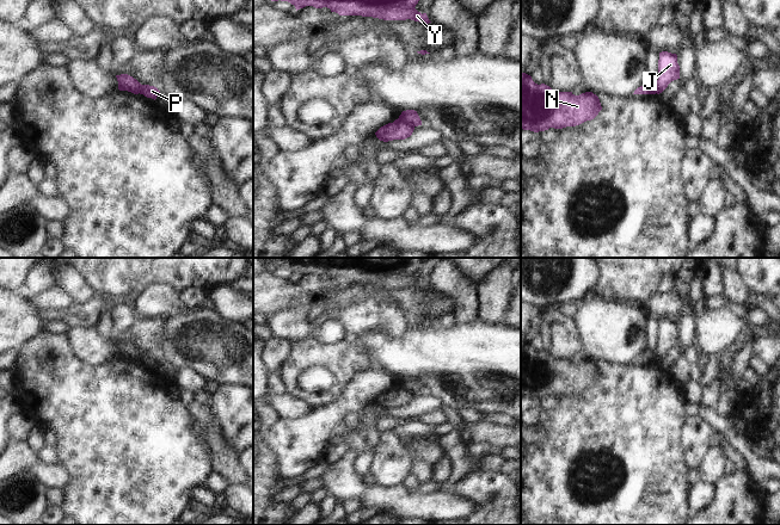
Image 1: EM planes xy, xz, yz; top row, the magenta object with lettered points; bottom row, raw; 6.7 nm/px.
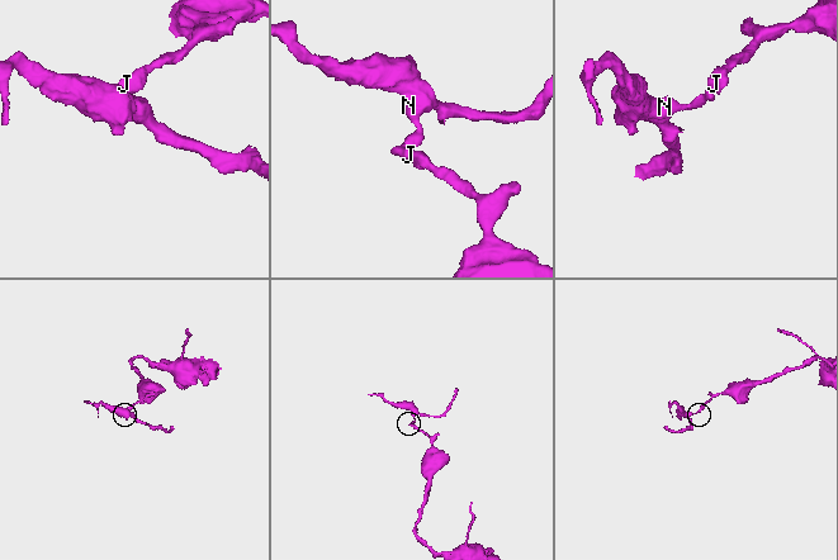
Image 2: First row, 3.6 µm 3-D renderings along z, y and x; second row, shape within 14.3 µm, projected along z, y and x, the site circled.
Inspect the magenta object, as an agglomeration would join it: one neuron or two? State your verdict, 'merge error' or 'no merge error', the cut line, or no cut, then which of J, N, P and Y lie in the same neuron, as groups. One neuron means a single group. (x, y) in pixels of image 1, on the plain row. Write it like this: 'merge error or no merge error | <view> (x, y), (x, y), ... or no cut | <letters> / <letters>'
merge error | xz (399, 384), (413, 395) | J / N P Y

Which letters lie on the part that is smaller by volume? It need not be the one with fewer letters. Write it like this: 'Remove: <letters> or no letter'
Remove: N, P, Y

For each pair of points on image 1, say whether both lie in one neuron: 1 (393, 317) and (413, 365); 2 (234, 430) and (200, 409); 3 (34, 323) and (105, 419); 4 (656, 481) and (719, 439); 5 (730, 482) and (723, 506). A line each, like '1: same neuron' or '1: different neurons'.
1: different neurons
2: different neurons
3: different neurons
4: different neurons
5: same neuron

